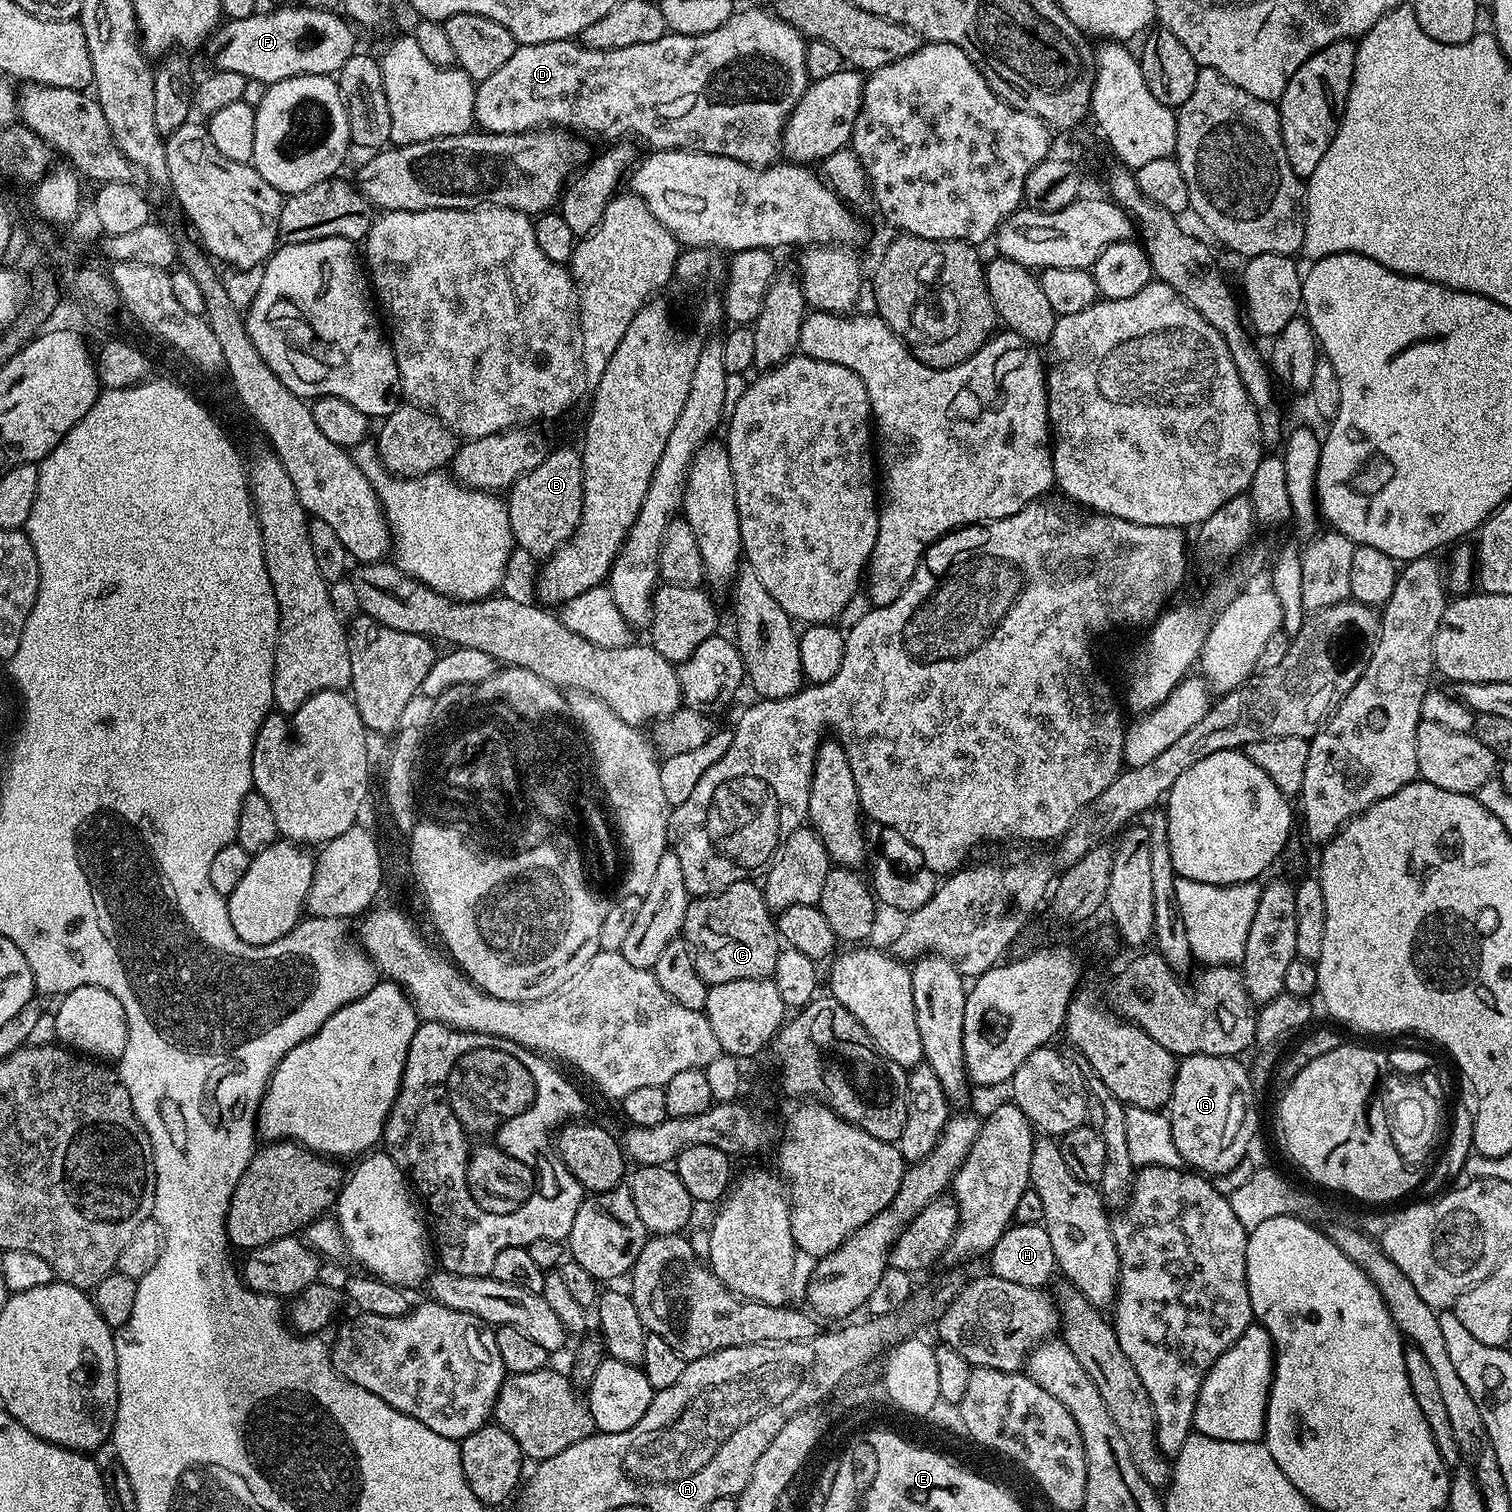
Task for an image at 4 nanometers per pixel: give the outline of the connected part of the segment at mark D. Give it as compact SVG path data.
M744 8L733 11L732 16L718 30L710 30L710 34L678 34L677 32L658 38L658 42L646 42L638 46L622 46L614 50L594 50L587 48L583 42L575 39L555 40L541 44L521 44L510 54L510 58L490 78L476 84L474 98L475 123L485 132L531 132L543 130L549 126L557 130L571 130L585 137L597 136L606 142L624 142L635 138L641 145L649 144L652 150L665 148L688 148L692 152L718 154L726 158L734 158L743 164L753 164L755 168L771 165L777 159L782 148L782 137L788 116L798 106L802 94L809 86L808 71L806 70L806 40L794 26L790 26L776 15L775 11L763 12L760 8Z

